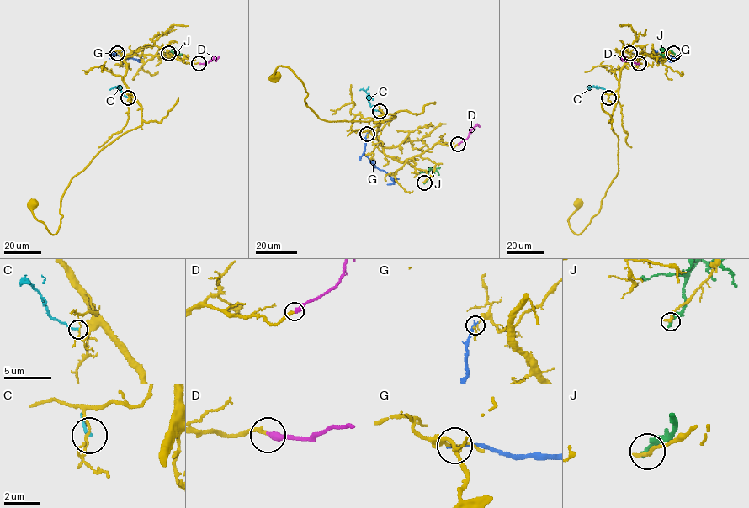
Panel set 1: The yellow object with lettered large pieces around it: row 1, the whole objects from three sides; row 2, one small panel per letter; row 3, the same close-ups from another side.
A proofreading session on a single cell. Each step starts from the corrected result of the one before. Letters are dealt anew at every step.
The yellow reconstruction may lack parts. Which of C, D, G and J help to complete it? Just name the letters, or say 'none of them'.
D

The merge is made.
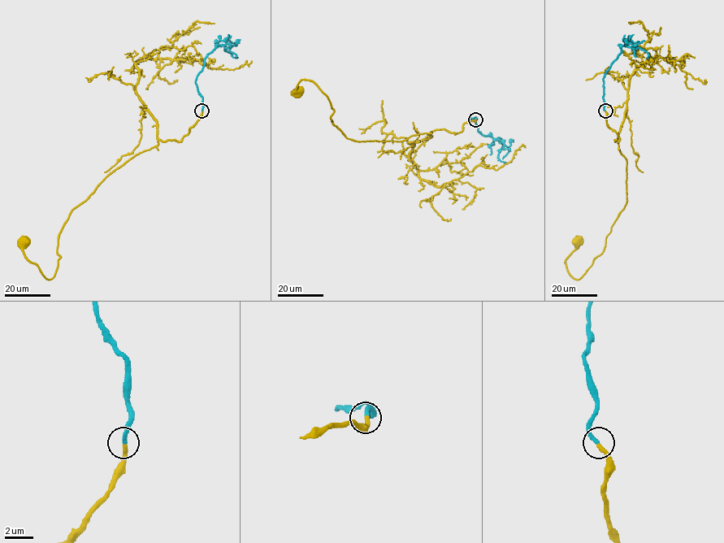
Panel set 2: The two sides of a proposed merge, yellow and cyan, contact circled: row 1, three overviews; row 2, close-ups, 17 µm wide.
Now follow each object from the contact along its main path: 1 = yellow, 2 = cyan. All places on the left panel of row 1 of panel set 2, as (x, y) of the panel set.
1: (201, 110), (181, 141), (158, 140), (71, 212), (51, 279), (25, 256), (24, 241)
2: (201, 110), (202, 97), (196, 83), (206, 56), (227, 43), (231, 47), (225, 49), (238, 57)

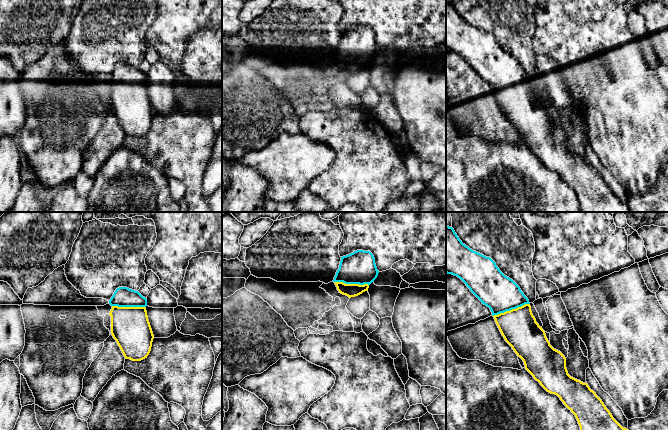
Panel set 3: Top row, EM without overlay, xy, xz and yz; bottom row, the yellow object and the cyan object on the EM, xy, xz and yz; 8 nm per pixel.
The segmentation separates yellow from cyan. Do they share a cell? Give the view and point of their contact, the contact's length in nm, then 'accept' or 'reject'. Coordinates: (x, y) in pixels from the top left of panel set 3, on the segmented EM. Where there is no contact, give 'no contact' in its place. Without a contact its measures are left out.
meets yellow in yz at (512, 309); contact 320 nm long; accept

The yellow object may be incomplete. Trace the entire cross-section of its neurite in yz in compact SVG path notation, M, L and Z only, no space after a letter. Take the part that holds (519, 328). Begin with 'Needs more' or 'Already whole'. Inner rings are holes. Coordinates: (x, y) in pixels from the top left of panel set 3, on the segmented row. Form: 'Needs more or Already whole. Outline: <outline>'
Needs more. Outline: M446 225L446 273L460 278L470 291L490 308L505 341L525 365L525 369L549 393L557 395L575 415L580 430L628 430L623 428L606 408L602 400L583 383L571 377L566 368L566 358L554 349L545 331L536 322L528 298L520 287L505 276L496 263L462 243L452 227Z

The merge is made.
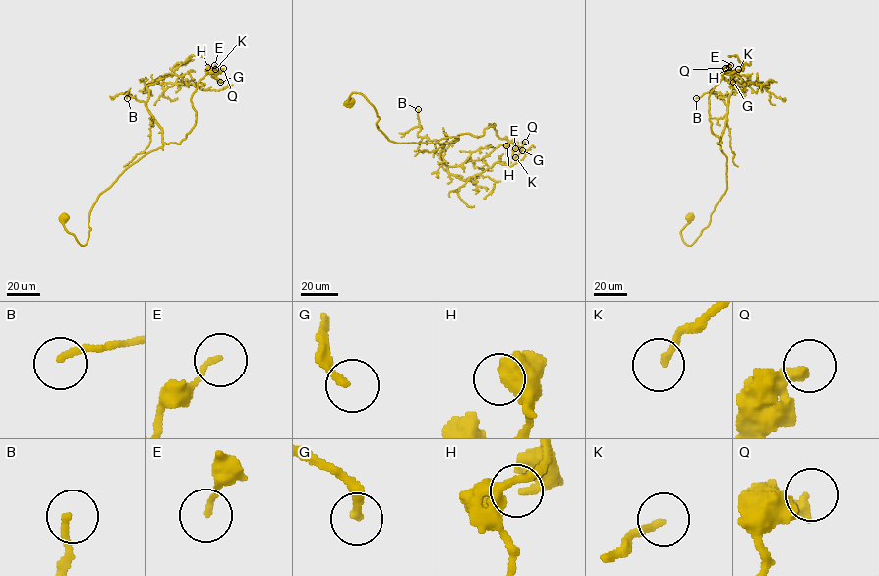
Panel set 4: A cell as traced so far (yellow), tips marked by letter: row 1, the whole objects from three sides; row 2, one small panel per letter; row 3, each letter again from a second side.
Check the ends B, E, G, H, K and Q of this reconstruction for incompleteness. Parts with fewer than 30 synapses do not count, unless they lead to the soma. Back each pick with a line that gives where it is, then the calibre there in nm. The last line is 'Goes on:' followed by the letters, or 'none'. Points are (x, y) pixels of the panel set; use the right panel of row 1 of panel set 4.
B: at (696, 98); 190 nm thick
G: at (732, 82); 240 nm thick
H: at (729, 67); 340 nm thick
Goes on: B, G, H

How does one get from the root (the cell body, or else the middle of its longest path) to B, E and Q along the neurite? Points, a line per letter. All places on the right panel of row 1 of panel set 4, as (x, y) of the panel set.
B: (689, 216), (680, 233), (691, 245), (709, 224), (727, 187), (720, 138), (727, 106), (718, 92), (696, 98)
E: (689, 216), (680, 233), (691, 245), (726, 190), (727, 157), (712, 131), (709, 96), (731, 65)
Q: (689, 216), (680, 233), (691, 245), (726, 190), (727, 157), (709, 111), (710, 93), (730, 73), (725, 68)

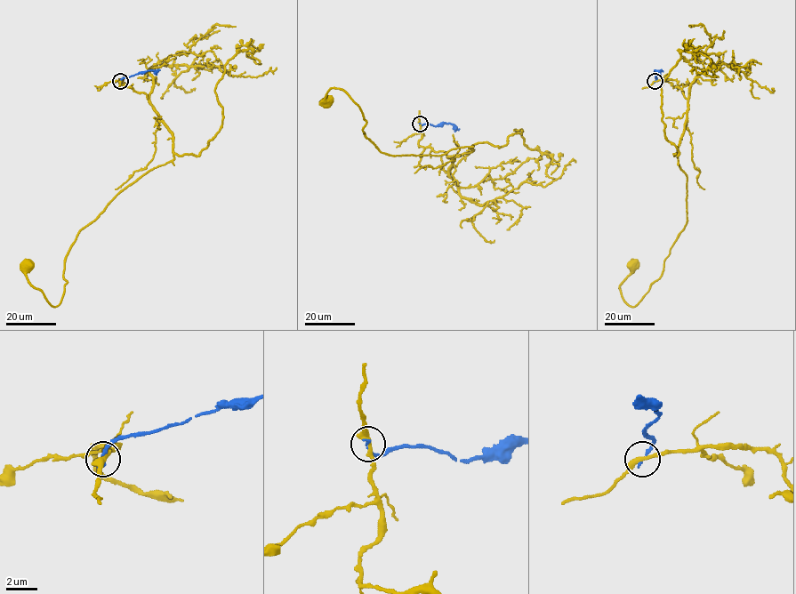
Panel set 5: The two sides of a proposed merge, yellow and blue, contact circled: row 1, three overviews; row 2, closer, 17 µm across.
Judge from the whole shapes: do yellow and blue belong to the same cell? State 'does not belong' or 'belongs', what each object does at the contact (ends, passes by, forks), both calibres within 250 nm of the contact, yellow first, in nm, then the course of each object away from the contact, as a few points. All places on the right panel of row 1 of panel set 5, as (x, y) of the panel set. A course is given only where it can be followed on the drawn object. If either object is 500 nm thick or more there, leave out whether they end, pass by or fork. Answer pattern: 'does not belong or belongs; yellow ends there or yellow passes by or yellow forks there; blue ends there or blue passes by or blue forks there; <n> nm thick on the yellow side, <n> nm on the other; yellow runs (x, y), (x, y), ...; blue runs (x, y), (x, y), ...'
does not belong; yellow passes by; blue ends there; 320 nm thick on the yellow side, 200 nm on the other; yellow runs (655, 81), (677, 81), (687, 100), (677, 158), (687, 220), (662, 276), (631, 306), (619, 285), (632, 264); blue runs (655, 81), (657, 74), (655, 70), (661, 69)

